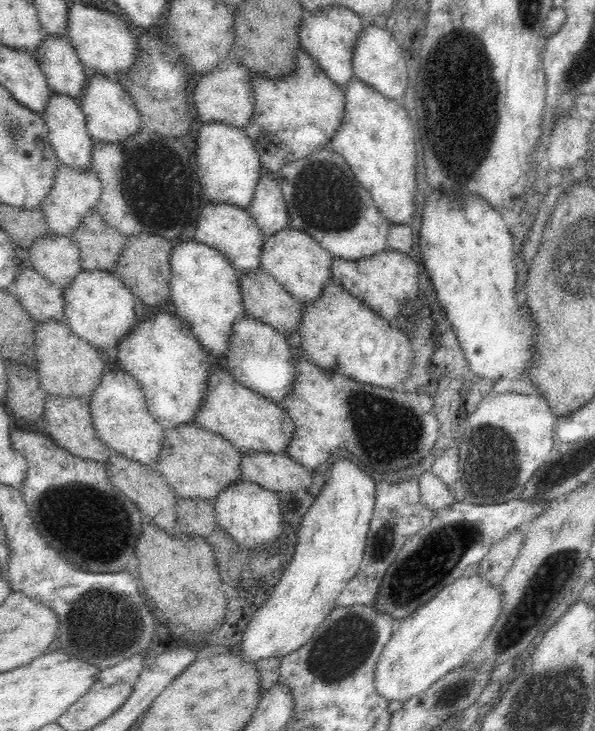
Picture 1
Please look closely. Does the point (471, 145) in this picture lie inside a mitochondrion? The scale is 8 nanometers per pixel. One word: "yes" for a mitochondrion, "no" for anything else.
yes

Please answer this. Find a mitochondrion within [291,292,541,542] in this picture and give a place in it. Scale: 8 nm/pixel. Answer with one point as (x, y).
(501, 449)

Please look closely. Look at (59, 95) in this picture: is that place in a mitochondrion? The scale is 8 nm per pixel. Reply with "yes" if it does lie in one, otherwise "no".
no

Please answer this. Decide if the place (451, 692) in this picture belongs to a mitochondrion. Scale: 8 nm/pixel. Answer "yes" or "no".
yes

